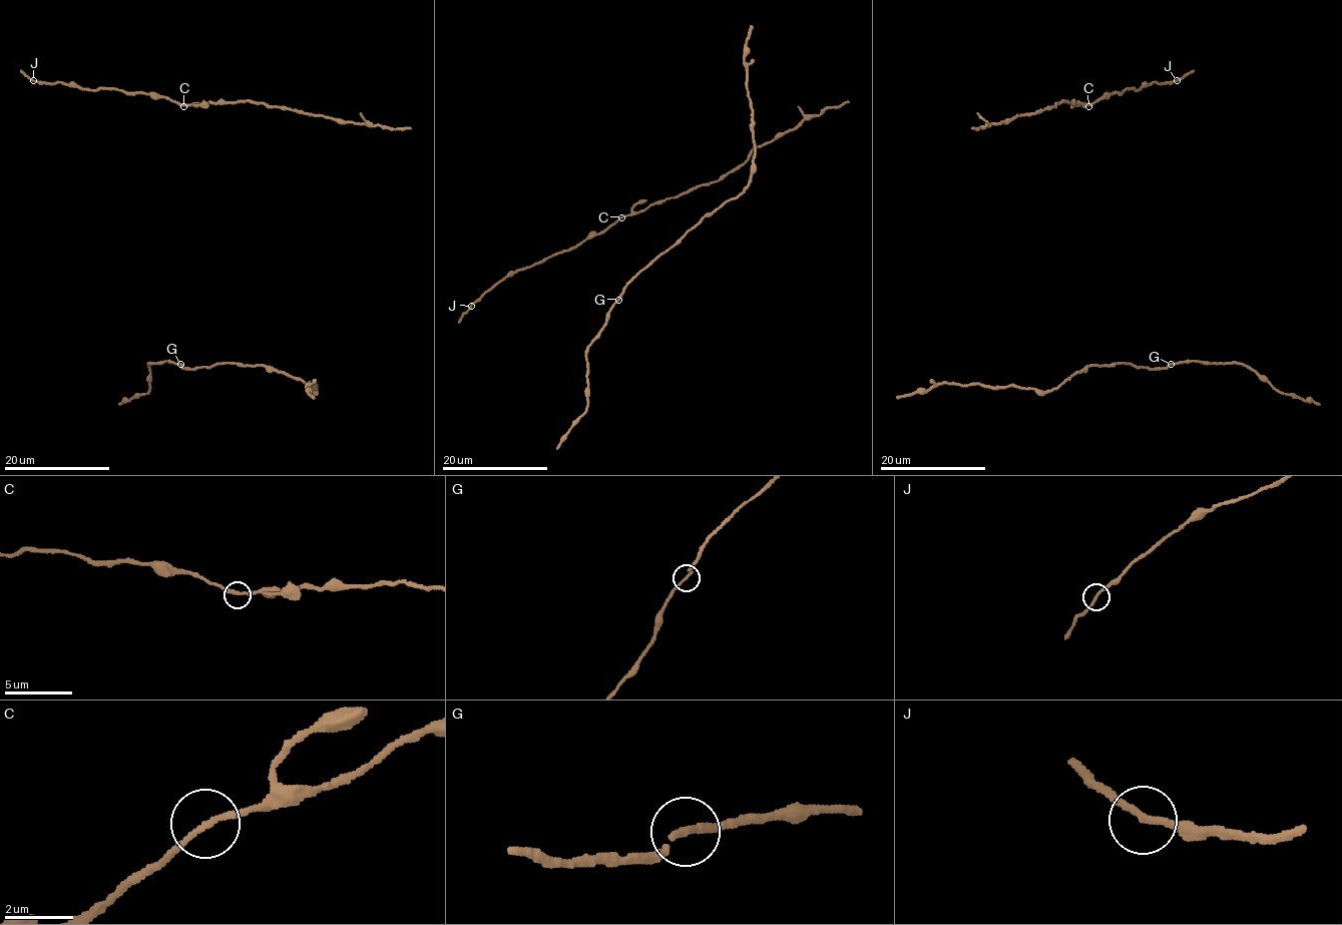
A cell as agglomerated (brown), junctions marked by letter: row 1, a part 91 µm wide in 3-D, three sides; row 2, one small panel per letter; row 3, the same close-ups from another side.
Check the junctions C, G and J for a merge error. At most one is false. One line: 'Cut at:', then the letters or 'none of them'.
Cut at: none of them

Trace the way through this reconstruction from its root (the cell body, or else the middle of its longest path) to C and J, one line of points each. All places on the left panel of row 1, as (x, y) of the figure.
C: (282, 109), (250, 100), (183, 106)
J: (282, 109), (250, 100), (177, 104), (141, 92), (116, 88), (88, 90), (62, 82), (33, 80)

